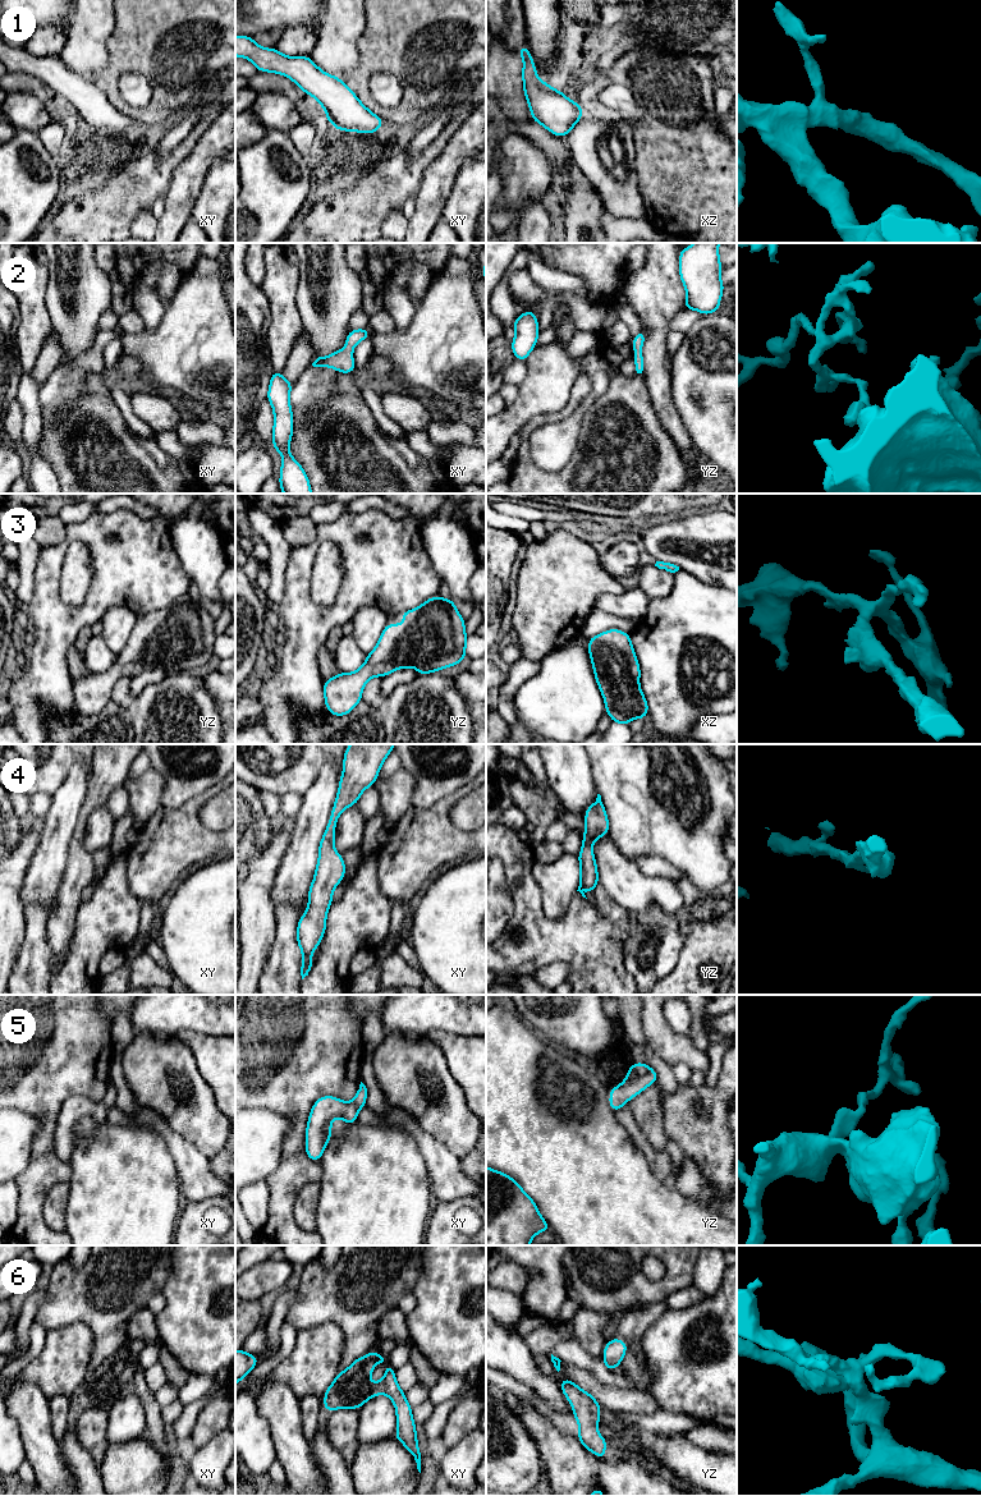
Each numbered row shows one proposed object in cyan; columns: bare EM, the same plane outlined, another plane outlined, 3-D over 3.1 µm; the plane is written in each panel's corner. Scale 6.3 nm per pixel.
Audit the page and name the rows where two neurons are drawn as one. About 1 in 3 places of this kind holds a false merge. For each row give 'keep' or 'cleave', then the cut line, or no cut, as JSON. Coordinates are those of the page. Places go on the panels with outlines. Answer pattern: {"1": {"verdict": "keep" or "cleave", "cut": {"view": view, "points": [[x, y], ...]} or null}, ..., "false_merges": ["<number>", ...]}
{"1": {"verdict": "keep", "cut": null}, "2": {"verdict": "keep", "cut": null}, "3": {"verdict": "keep", "cut": null}, "4": {"verdict": "keep", "cut": null}, "5": {"verdict": "keep", "cut": null}, "6": {"verdict": "keep", "cut": null}, "false_merges": []}

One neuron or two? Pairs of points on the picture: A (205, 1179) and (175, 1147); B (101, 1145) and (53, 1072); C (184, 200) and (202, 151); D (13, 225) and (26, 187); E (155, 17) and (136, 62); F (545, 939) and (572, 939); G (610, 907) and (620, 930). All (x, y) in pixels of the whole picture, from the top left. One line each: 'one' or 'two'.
A: one
B: two
C: one
D: one
E: one
F: one
G: one

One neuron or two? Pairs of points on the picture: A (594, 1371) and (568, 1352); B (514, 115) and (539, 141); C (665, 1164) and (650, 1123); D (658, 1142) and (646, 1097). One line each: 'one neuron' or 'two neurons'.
A: one neuron
B: one neuron
C: two neurons
D: one neuron

